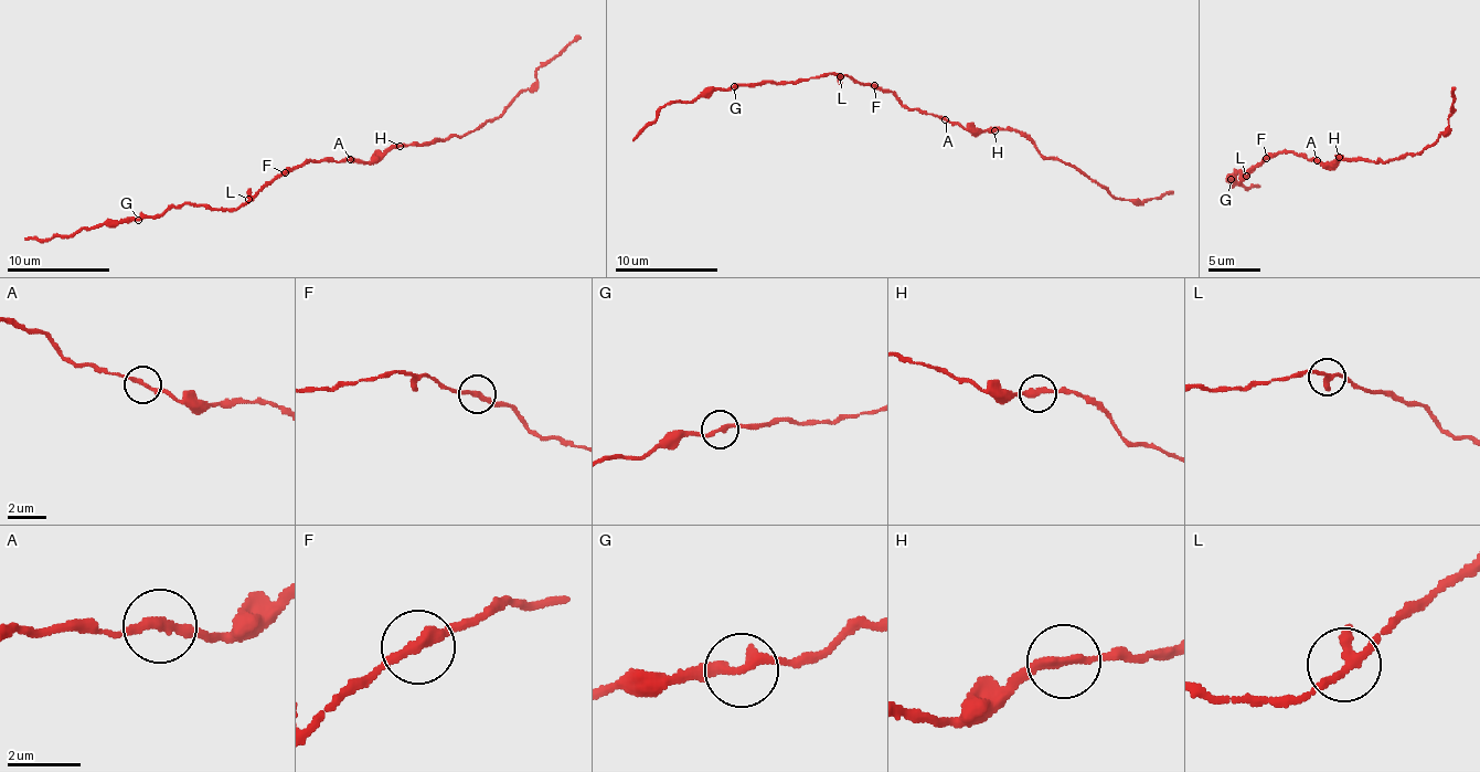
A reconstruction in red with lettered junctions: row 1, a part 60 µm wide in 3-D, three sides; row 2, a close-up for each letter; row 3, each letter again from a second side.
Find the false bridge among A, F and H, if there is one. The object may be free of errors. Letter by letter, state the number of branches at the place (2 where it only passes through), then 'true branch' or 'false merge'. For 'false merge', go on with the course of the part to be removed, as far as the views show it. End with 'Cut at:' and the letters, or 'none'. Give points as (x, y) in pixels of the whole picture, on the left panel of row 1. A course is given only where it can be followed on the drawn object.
A: 2 | true branch
F: 2 | true branch
H: 2 | true branch
Cut at: none

